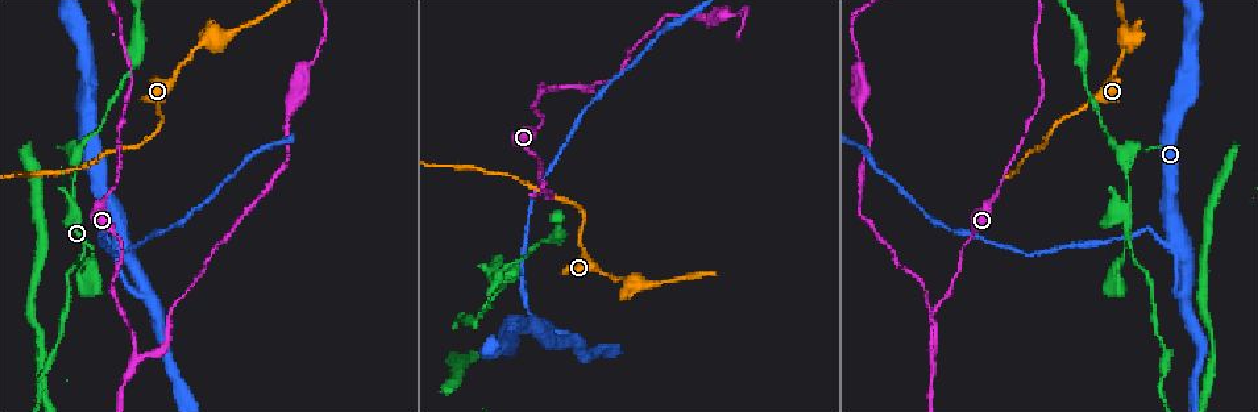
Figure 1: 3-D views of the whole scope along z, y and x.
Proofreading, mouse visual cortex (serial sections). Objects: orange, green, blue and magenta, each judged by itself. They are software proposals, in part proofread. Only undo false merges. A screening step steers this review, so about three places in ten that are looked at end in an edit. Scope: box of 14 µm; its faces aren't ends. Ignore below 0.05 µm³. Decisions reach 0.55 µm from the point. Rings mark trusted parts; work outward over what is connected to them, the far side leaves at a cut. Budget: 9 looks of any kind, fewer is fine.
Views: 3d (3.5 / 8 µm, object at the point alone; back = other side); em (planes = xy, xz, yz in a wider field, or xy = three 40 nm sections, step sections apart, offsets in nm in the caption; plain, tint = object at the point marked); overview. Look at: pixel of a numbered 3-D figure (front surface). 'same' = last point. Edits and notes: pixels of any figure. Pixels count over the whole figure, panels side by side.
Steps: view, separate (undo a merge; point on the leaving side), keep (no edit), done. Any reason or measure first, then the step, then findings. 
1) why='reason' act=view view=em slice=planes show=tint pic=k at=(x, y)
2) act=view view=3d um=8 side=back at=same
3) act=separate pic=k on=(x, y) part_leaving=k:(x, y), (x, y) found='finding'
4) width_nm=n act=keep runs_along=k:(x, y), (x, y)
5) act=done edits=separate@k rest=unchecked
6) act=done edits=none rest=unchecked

why='thick turns thin' act=view view=3d um=3.5 pic=1 at=(509, 264)

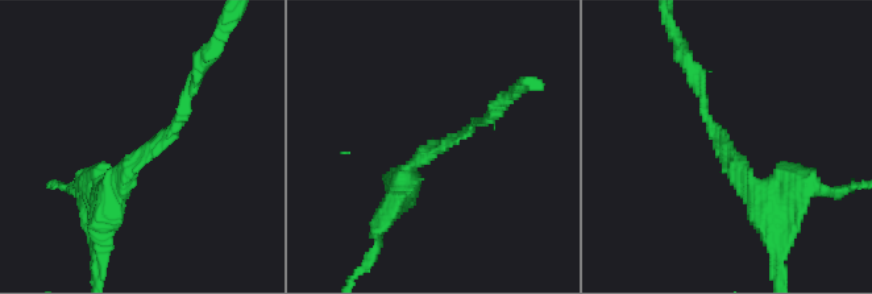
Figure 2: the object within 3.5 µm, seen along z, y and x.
arm_widths_nm=150,350 why='now the EM' act=view view=em slice=xy step=3 show=plain pic=2 at=(438, 148)

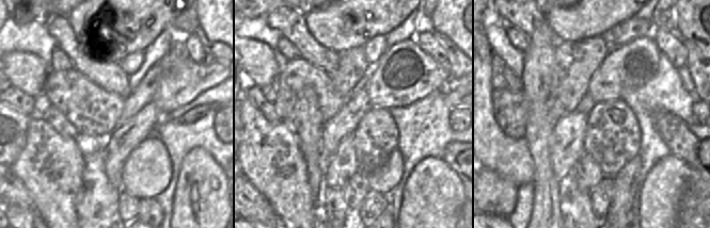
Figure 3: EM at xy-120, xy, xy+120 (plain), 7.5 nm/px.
why='where the object lies' act=view view=em slice=xy step=3 show=tint at=same

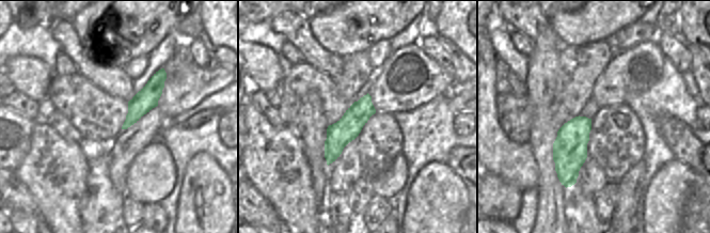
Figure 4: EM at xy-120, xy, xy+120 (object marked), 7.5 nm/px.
width_nm=190 act=keep runs_along=4:(367, 97), (337, 137), (329, 160) found='continuous, no second cell'

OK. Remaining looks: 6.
why='arms part here' act=view view=3d um=8 pic=1 at=(929, 353)

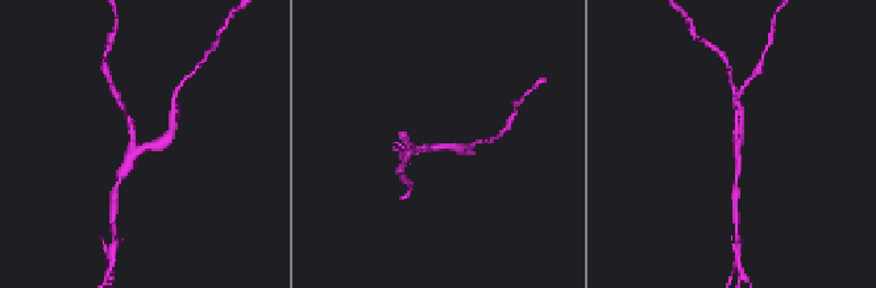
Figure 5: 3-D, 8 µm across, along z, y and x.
act=view view=3d um=3.5 side=back pic=5 at=(432, 147)

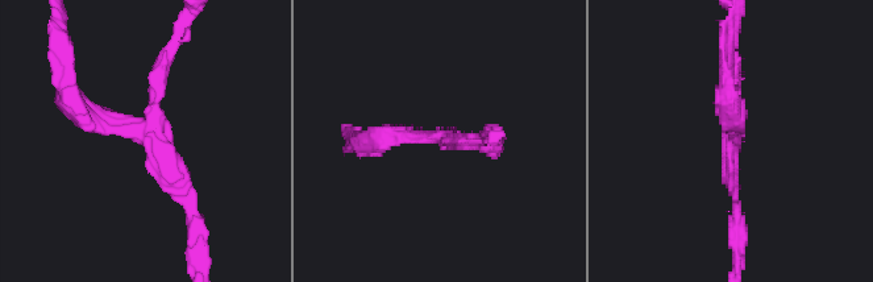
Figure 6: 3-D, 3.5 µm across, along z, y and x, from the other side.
act=view view=em slice=xy step=2 show=tint pic=6 at=(153, 123)

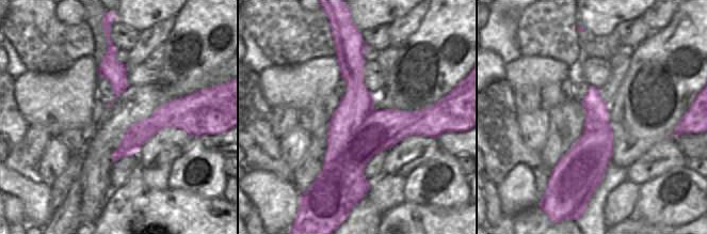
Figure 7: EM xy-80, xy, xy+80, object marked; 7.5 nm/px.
act=separate pic=6 on=(731, 140) part_leaving=6:(156, 99), (148, 127), (91, 123), (66, 86) found='a second cell is stuck on'

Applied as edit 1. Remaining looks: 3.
why='three arms meet' act=view view=3d um=3.5 pic=1 at=(1173, 238)

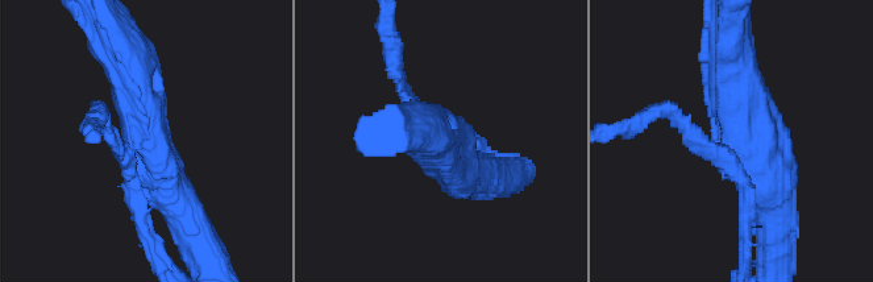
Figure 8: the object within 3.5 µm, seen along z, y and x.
why='need the tissue' act=view view=em slice=planes show=tint pic=8 at=(740, 141)

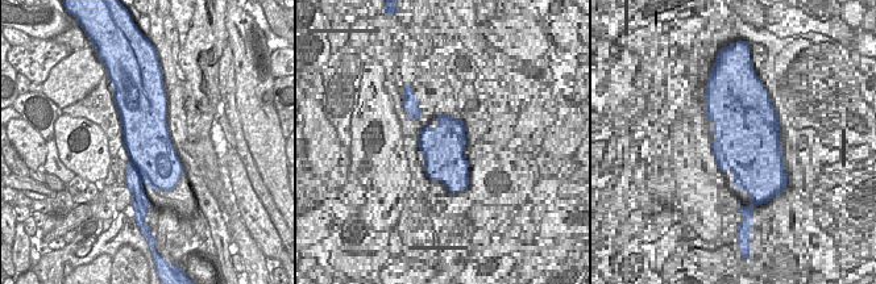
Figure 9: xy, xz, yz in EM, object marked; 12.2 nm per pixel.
arm_widths_nm=200,500,500 act=keep found='all the same cell'

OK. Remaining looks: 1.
act=done edits=separate@6 rest=unchecked

